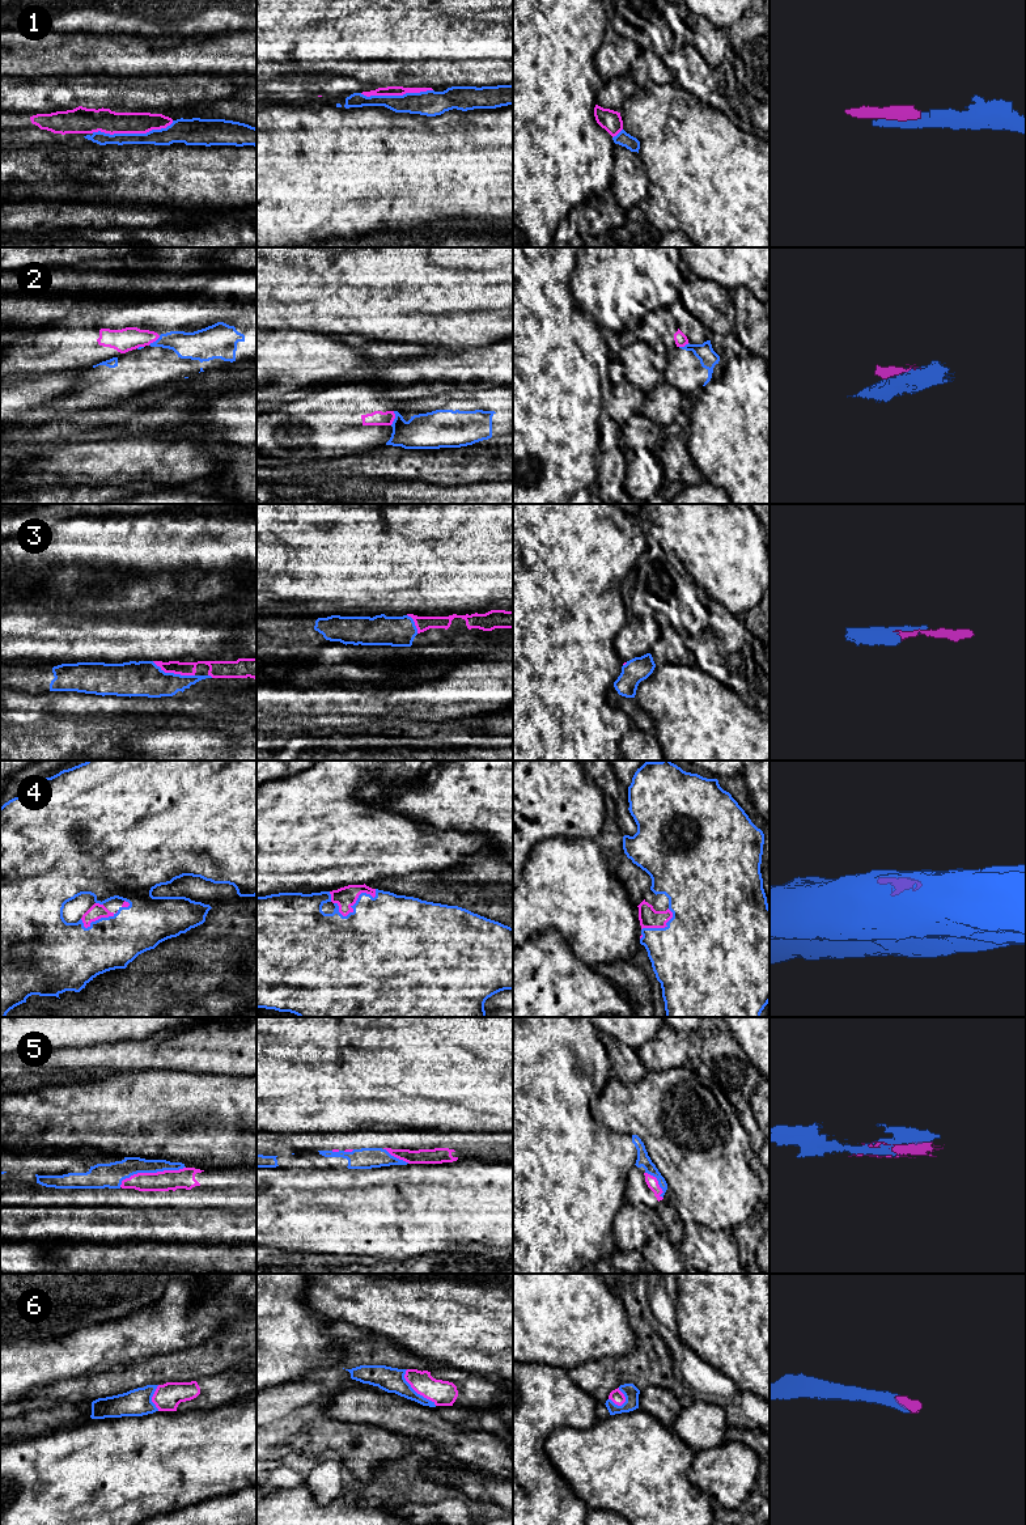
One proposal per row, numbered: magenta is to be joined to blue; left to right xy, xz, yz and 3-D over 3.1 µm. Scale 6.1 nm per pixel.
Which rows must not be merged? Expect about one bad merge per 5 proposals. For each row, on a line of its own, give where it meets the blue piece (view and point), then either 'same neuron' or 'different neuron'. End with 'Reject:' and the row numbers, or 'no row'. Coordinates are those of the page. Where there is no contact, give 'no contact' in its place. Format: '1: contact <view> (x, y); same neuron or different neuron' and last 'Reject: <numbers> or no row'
1: contact xy (132, 134); same neuron
2: contact xz (395, 418); different neuron
3: contact xy (173, 673); same neuron
4: contact xz (355, 903); same neuron
5: contact xy (151, 1172); same neuron
6: contact xz (414, 1390); same neuron
Reject: 2

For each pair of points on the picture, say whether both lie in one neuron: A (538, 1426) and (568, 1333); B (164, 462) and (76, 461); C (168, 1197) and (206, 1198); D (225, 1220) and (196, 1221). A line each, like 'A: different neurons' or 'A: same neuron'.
A: different neurons
B: same neuron
C: same neuron
D: same neuron

